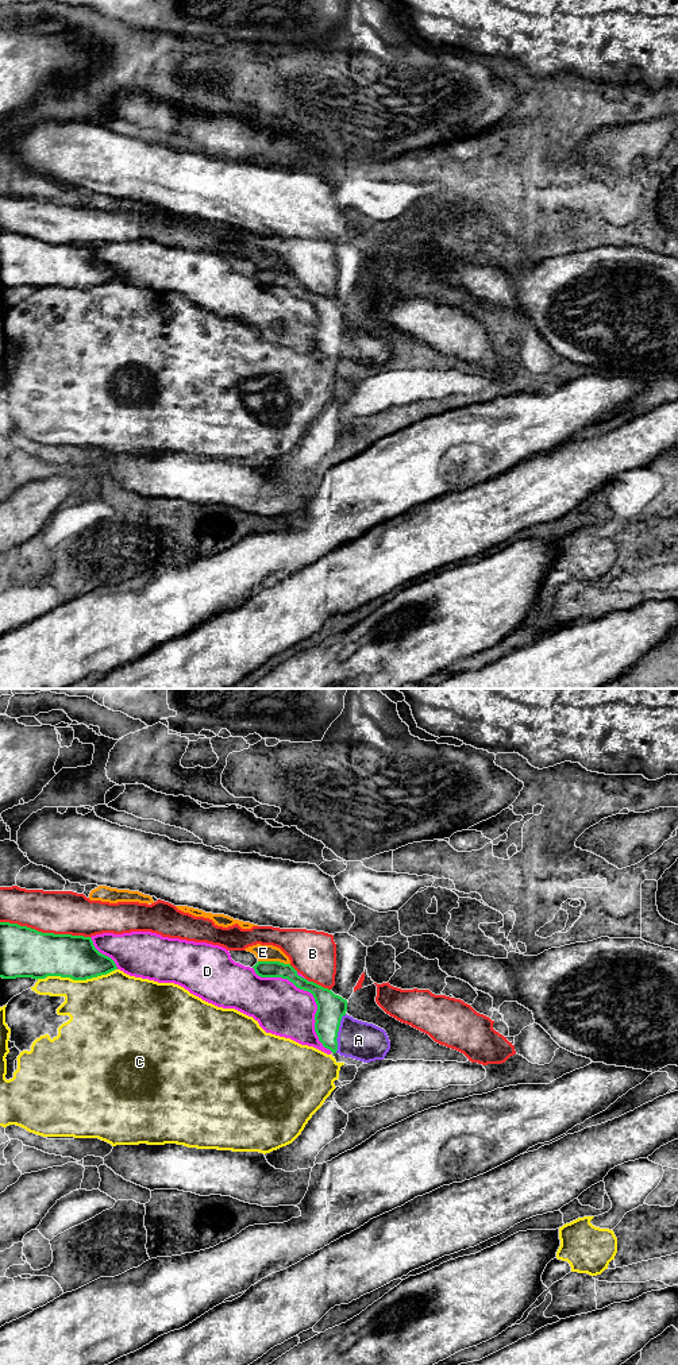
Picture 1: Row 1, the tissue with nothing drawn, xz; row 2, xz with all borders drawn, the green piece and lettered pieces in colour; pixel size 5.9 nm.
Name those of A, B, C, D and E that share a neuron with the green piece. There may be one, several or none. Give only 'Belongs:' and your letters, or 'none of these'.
Belongs: A

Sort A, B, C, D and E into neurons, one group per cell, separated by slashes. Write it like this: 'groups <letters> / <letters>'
groups A / B / C / D / E

